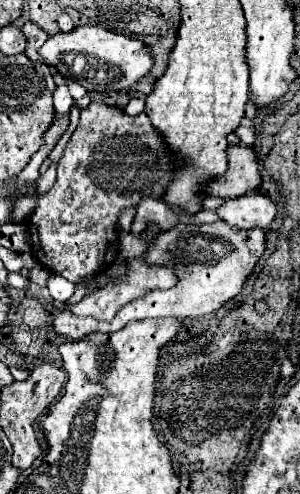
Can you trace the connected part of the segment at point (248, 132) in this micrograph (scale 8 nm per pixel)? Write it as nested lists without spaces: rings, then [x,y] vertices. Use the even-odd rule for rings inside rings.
[[[240,125],[235,130],[235,134],[240,139],[240,141],[247,146],[252,146],[256,142],[256,139],[257,139],[257,134],[255,130],[245,125]]]

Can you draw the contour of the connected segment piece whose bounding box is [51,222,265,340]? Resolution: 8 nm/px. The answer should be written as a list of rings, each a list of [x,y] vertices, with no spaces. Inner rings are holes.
[[[221,222],[213,224],[177,224],[171,230],[161,232],[161,236],[155,238],[155,244],[147,250],[147,264],[157,266],[169,266],[177,276],[177,286],[169,290],[151,290],[129,304],[125,304],[111,322],[99,322],[93,316],[79,318],[73,312],[61,310],[53,320],[53,330],[57,334],[65,334],[71,340],[81,340],[83,336],[91,332],[111,332],[121,330],[127,322],[133,320],[147,320],[147,318],[197,318],[203,314],[215,312],[219,306],[223,306],[229,298],[237,296],[243,288],[245,278],[253,270],[253,266],[259,262],[259,258],[265,252],[265,230],[263,228],[233,228]]]

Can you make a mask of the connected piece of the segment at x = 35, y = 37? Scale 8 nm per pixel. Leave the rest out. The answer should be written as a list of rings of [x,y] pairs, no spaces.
[[[25,22],[21,26],[21,32],[23,36],[27,38],[27,48],[25,48],[25,54],[31,58],[31,60],[37,60],[37,62],[43,62],[43,58],[37,54],[37,48],[47,40],[47,34],[35,24],[35,22]]]

